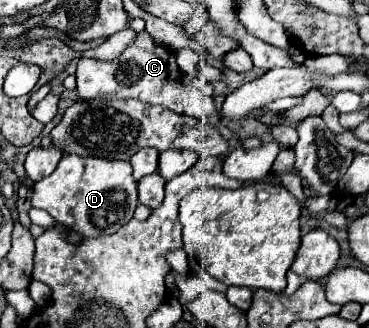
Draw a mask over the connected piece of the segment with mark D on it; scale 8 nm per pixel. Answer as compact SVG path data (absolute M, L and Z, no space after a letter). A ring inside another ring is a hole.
M64 155L58 167L32 187L32 207L48 211L56 223L72 225L74 231L90 229L84 225L110 225L106 231L116 233L132 219L136 201L138 193L132 177L132 165L116 159Z

